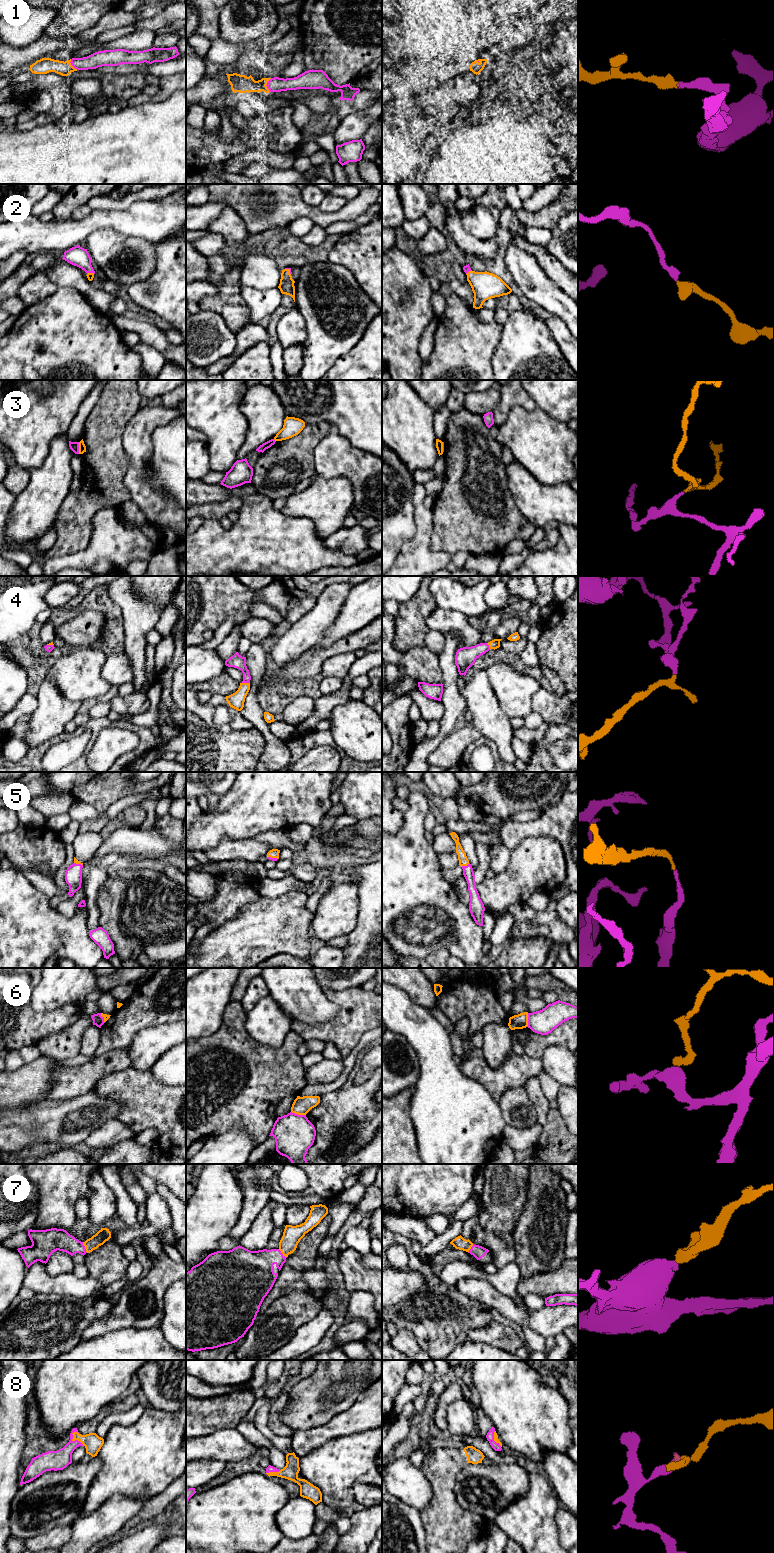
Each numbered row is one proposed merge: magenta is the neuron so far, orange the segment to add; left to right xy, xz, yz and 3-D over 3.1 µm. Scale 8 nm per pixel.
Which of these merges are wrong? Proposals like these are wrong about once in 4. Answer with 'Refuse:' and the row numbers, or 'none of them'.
Refuse: 3, 6

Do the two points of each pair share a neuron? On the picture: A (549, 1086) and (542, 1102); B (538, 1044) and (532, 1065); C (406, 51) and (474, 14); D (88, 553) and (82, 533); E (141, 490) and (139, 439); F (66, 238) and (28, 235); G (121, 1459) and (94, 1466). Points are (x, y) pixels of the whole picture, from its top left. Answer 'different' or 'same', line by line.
A: different
B: different
C: different
D: different
E: same
F: same
G: different

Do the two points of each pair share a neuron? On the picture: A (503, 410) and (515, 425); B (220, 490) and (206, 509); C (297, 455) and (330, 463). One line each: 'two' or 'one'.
A: two
B: two
C: two

